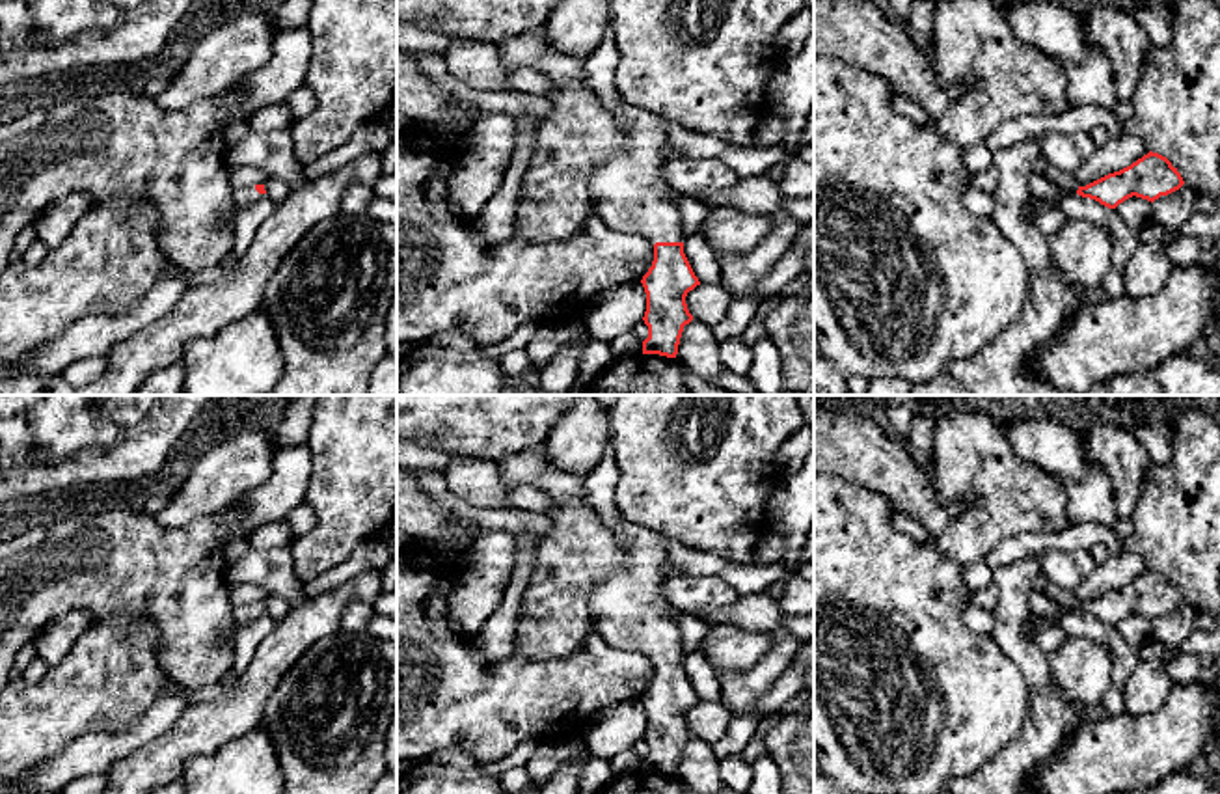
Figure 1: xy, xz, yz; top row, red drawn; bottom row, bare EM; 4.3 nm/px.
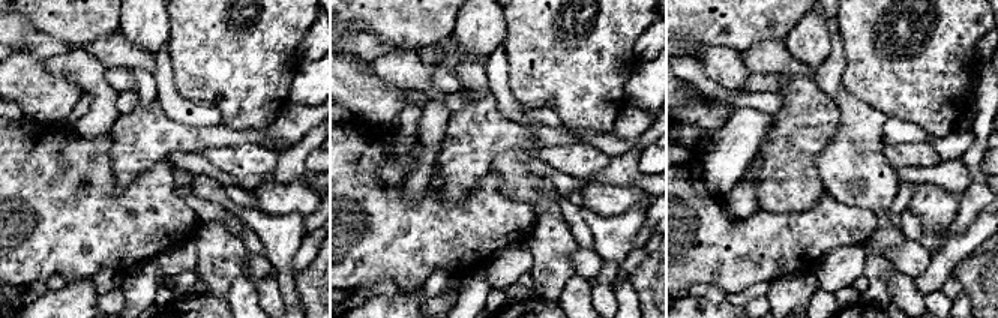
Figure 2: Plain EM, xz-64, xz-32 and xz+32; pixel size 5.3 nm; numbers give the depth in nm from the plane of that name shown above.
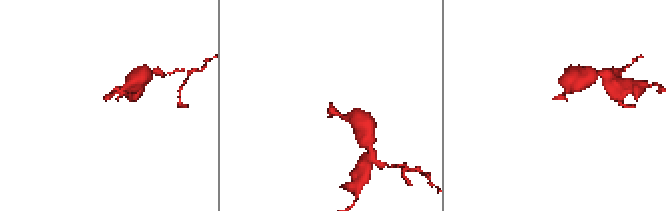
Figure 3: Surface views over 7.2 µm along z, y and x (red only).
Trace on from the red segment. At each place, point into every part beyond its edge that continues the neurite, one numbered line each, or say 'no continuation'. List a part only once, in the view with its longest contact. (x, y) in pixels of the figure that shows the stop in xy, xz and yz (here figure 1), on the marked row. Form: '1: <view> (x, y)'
1: xz (628, 192)

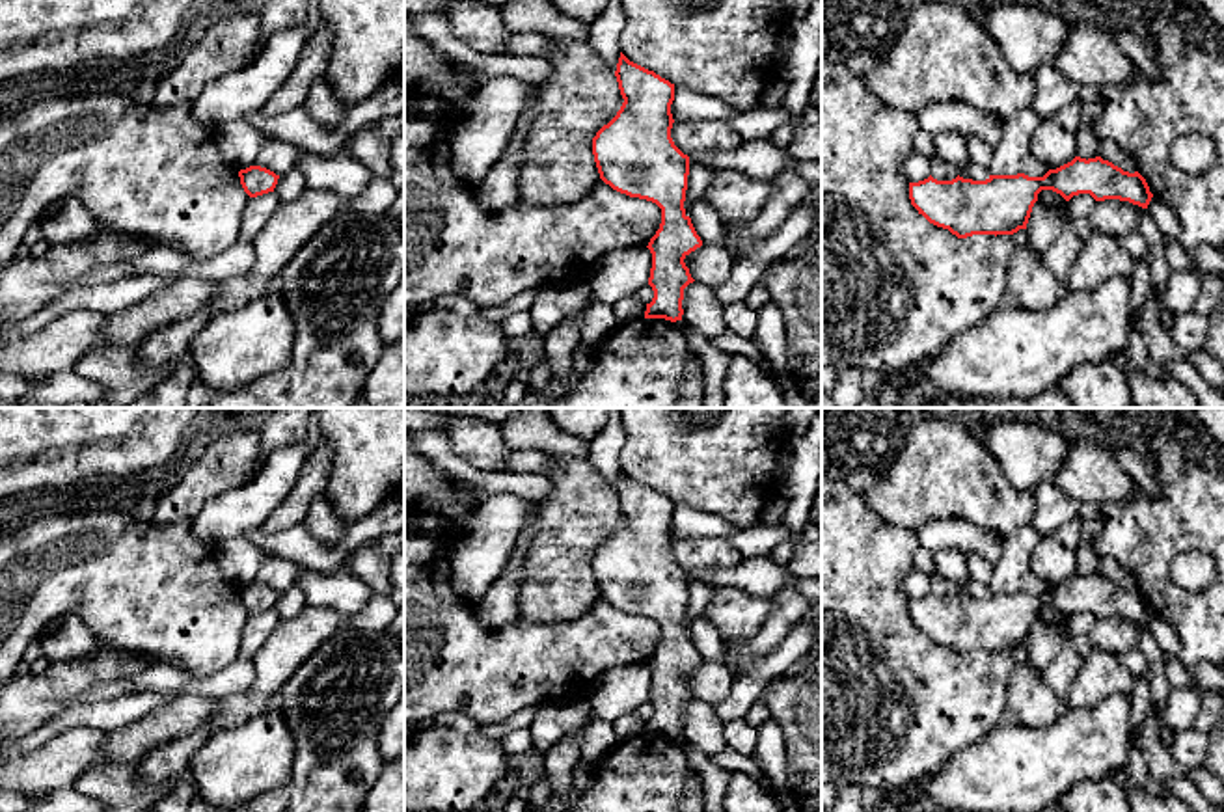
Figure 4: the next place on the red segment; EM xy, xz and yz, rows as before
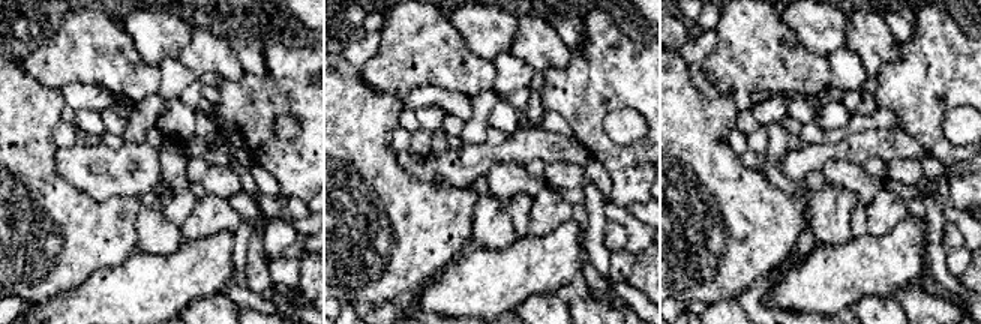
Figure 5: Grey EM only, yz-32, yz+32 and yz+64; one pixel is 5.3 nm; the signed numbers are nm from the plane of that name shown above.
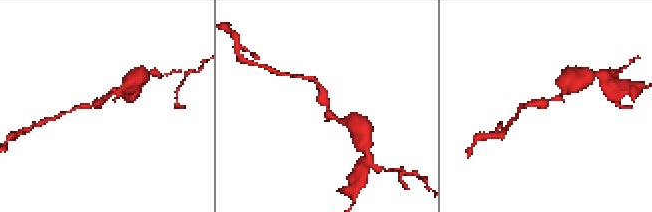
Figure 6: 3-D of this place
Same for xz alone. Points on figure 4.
no continuation

